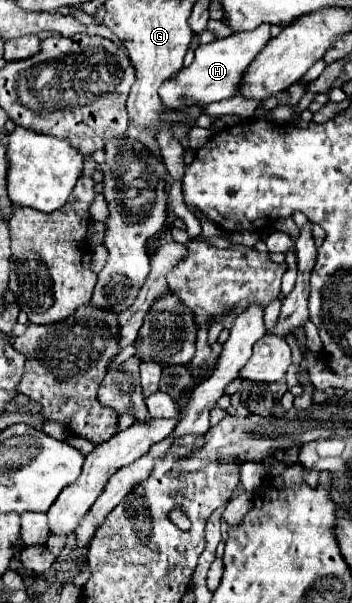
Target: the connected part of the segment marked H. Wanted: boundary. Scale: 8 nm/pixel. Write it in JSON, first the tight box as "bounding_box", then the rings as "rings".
{"bounding_box":[159,24,271,110],"rings":[[[261,24],[255,30],[233,32],[231,36],[227,36],[223,40],[215,40],[211,44],[201,44],[195,50],[193,64],[183,68],[177,76],[167,80],[159,88],[161,102],[171,110],[179,110],[179,108],[199,106],[199,104],[207,106],[211,102],[235,96],[239,92],[239,82],[243,78],[243,72],[247,70],[251,60],[255,60],[255,56],[263,50],[263,46],[269,42],[269,38],[271,38],[269,28],[271,28],[269,24]]]}

